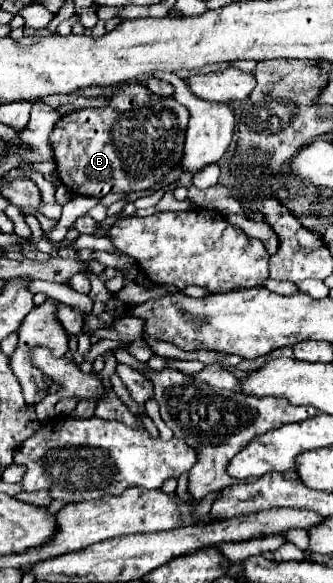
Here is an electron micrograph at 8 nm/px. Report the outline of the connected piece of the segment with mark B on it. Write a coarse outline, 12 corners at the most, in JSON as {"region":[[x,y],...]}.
{"region":[[138,82],[50,134],[72,194],[146,190],[182,164],[188,110]]}

